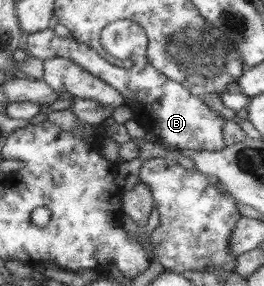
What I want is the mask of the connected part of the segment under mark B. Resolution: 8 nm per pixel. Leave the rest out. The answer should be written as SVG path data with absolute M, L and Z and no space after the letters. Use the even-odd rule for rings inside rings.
M54 29L26 34L23 48L29 56L40 60L69 58L90 74L101 77L117 88L125 97L125 106L132 112L132 118L142 126L145 133L153 134L157 142L167 146L168 150L216 152L225 148L222 135L223 117L209 110L200 97L189 94L178 81L170 80L147 62L141 67L132 65L127 69L114 66L91 46L78 42L71 35L60 37Z

